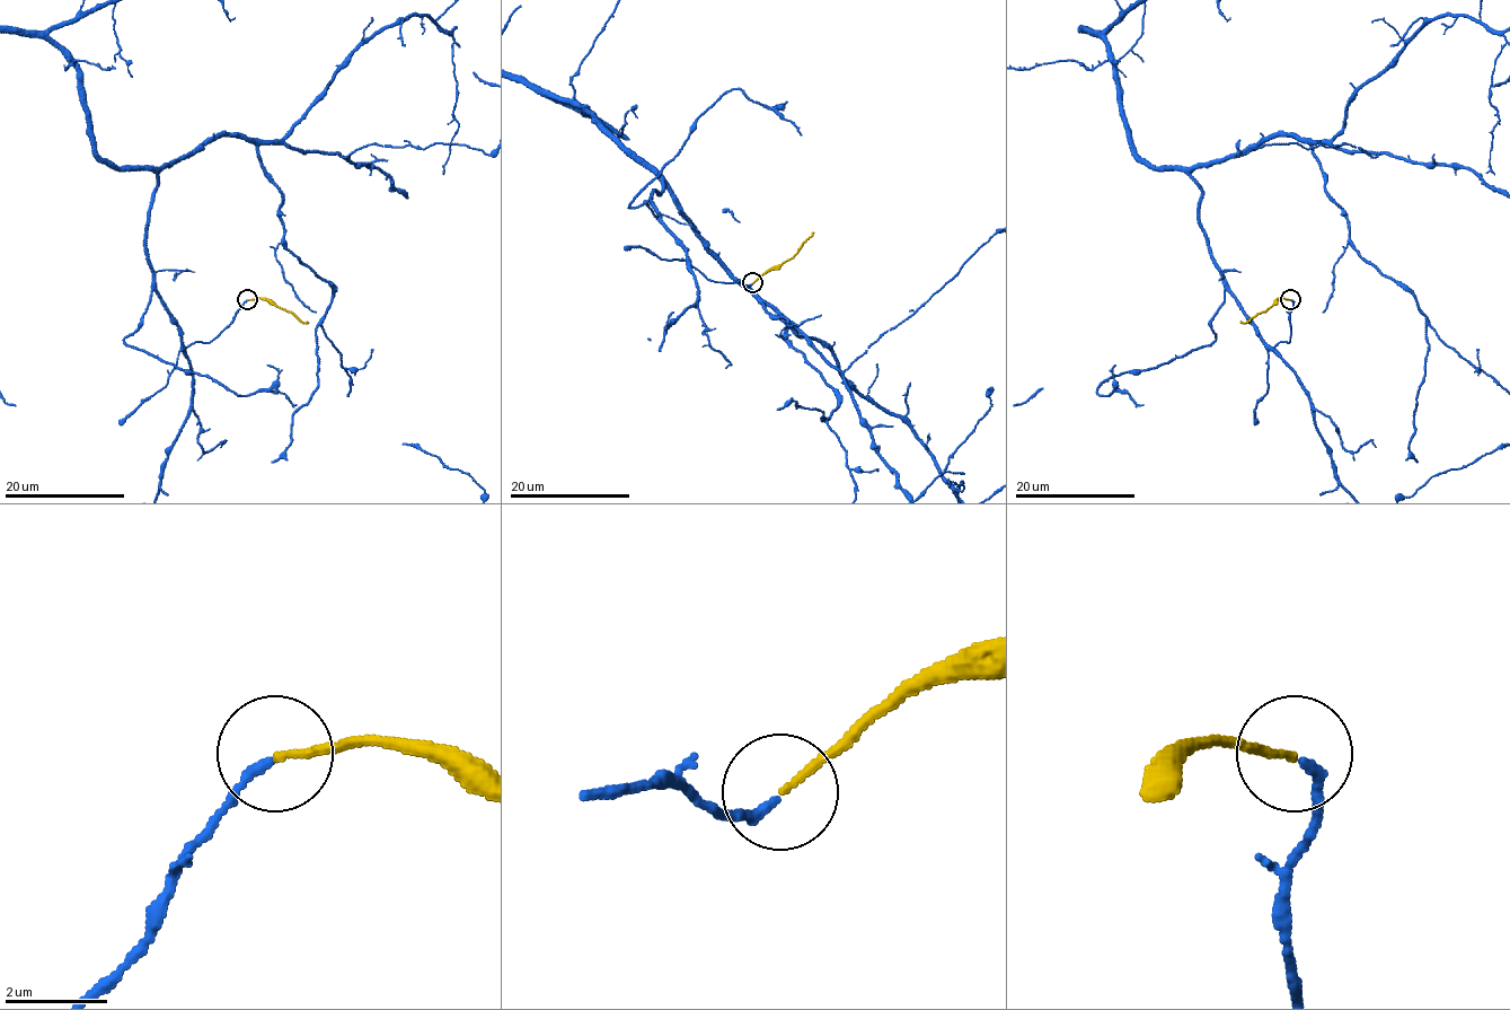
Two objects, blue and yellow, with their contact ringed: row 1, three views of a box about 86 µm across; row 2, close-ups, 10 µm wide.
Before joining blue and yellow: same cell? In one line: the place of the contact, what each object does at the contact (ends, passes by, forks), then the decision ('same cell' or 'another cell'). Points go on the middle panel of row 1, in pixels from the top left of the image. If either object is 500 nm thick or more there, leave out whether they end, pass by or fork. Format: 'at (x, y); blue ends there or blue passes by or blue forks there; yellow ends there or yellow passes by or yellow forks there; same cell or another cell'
at (752, 282); blue ends there; yellow ends there; same cell

